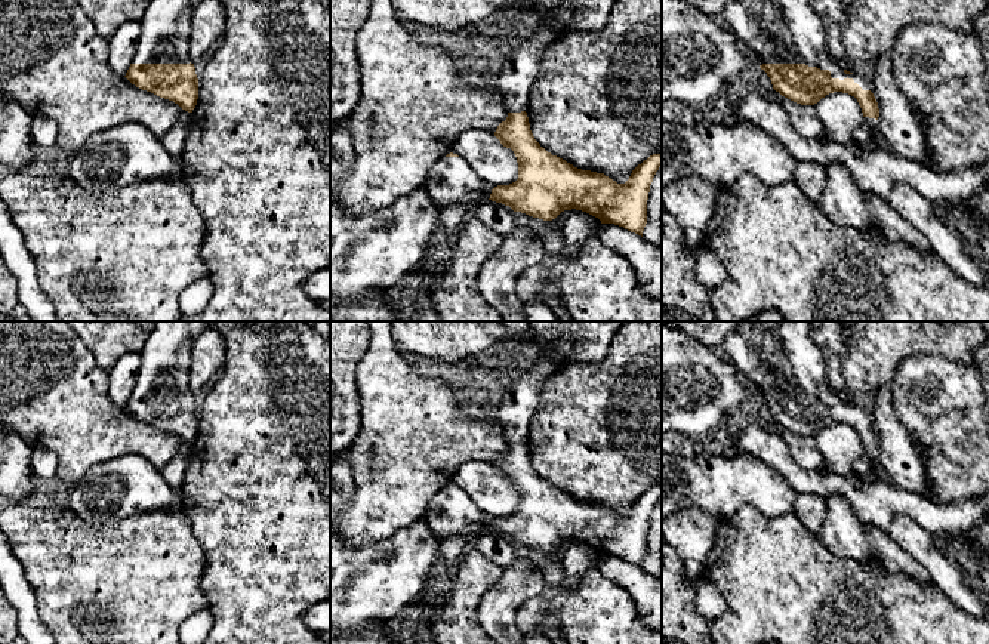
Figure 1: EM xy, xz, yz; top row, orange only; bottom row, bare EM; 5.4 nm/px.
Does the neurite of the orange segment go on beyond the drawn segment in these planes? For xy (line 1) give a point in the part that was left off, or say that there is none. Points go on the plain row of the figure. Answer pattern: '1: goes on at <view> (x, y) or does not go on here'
1: goes on at xy (176, 357)

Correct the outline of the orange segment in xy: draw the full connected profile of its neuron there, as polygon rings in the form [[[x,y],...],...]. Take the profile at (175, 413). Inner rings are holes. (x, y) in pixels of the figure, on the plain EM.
[[[67,321],[95,357],[95,363],[105,372],[111,370],[123,354],[139,355],[136,385],[126,404],[126,410],[136,419],[160,429],[173,432],[182,441],[192,444],[198,431],[198,410],[194,395],[200,392],[224,366],[225,341],[212,321],[155,321],[151,332],[145,332],[133,321]]]

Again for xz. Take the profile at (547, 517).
[[[526,443],[508,444],[494,468],[511,480],[518,494],[518,511],[509,517],[492,517],[481,511],[457,486],[440,490],[428,503],[422,518],[400,529],[389,537],[361,548],[348,548],[330,526],[330,626],[355,632],[370,623],[389,623],[412,613],[434,561],[447,540],[472,539],[492,531],[543,552],[555,551],[564,542],[582,542],[643,568],[647,555],[647,531],[662,486],[653,486],[638,496],[625,515],[604,505],[582,502],[548,484],[533,468]]]

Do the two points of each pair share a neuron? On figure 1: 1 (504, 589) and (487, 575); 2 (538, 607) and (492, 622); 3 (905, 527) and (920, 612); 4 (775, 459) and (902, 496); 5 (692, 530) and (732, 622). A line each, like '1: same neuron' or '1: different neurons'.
1: different neurons
2: different neurons
3: different neurons
4: same neuron
5: different neurons

